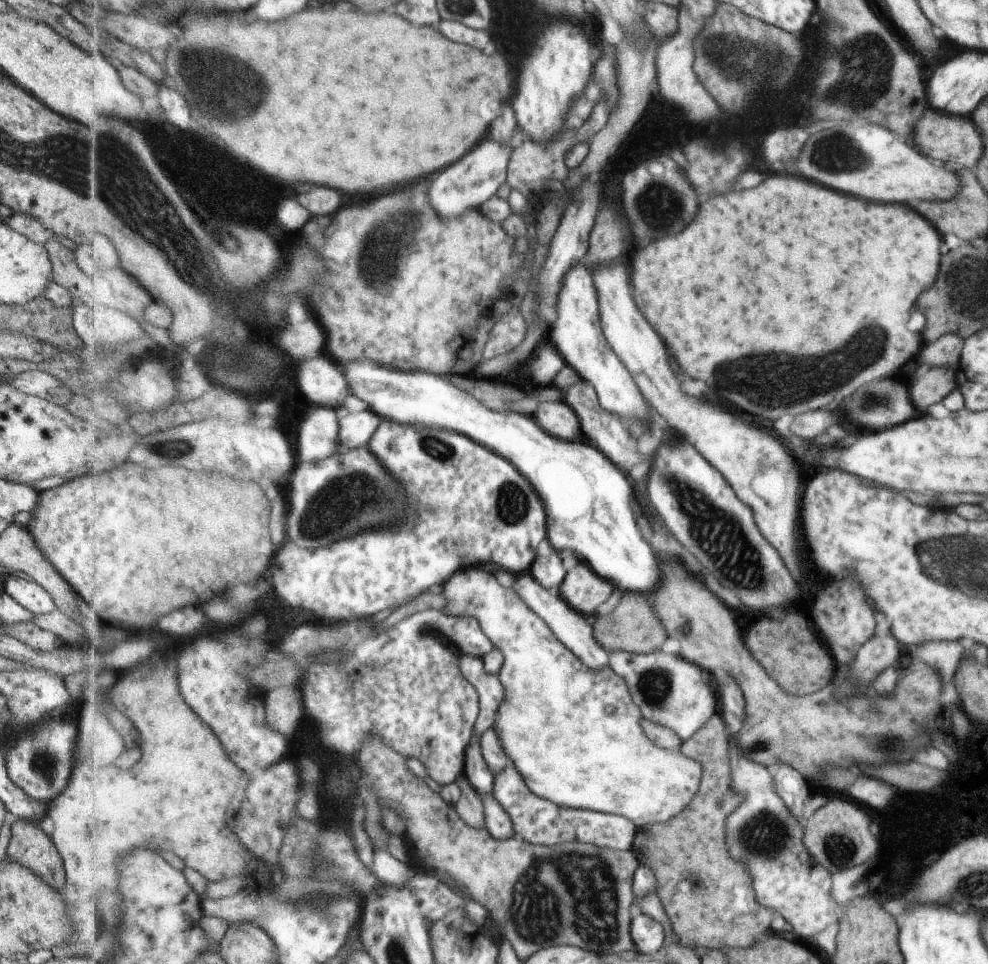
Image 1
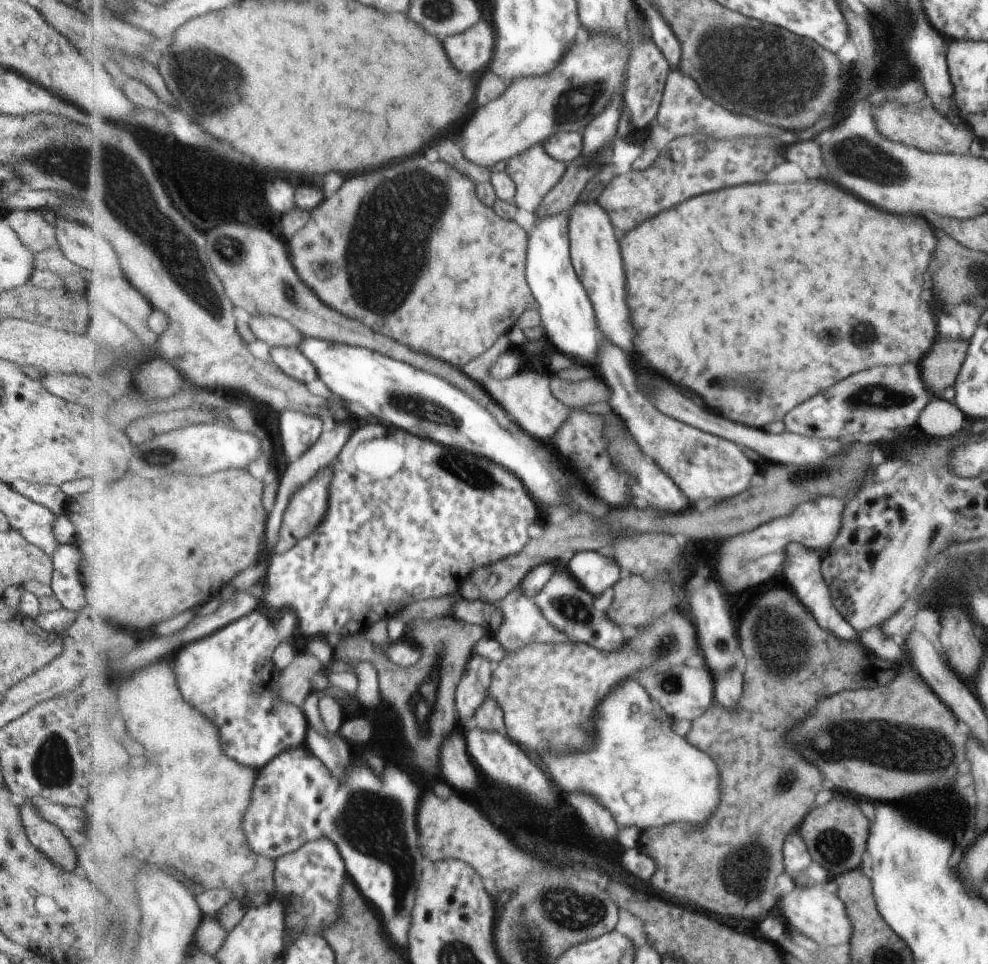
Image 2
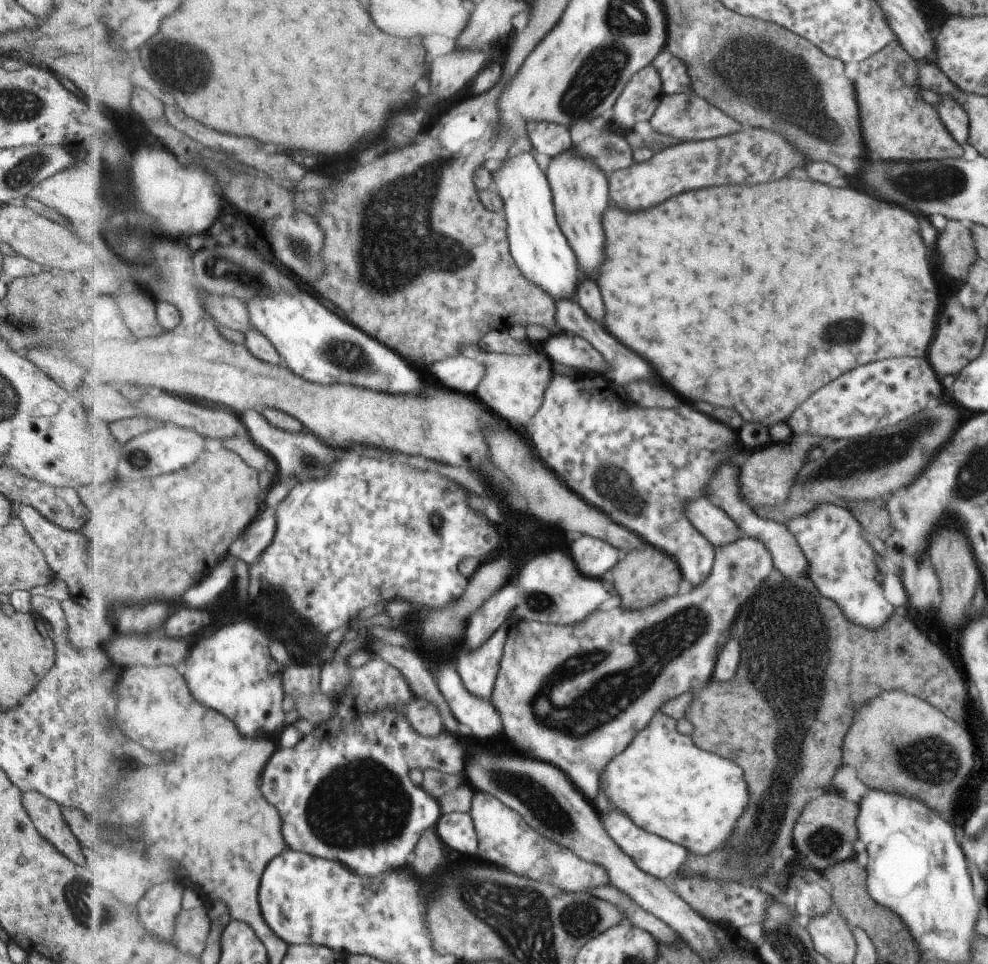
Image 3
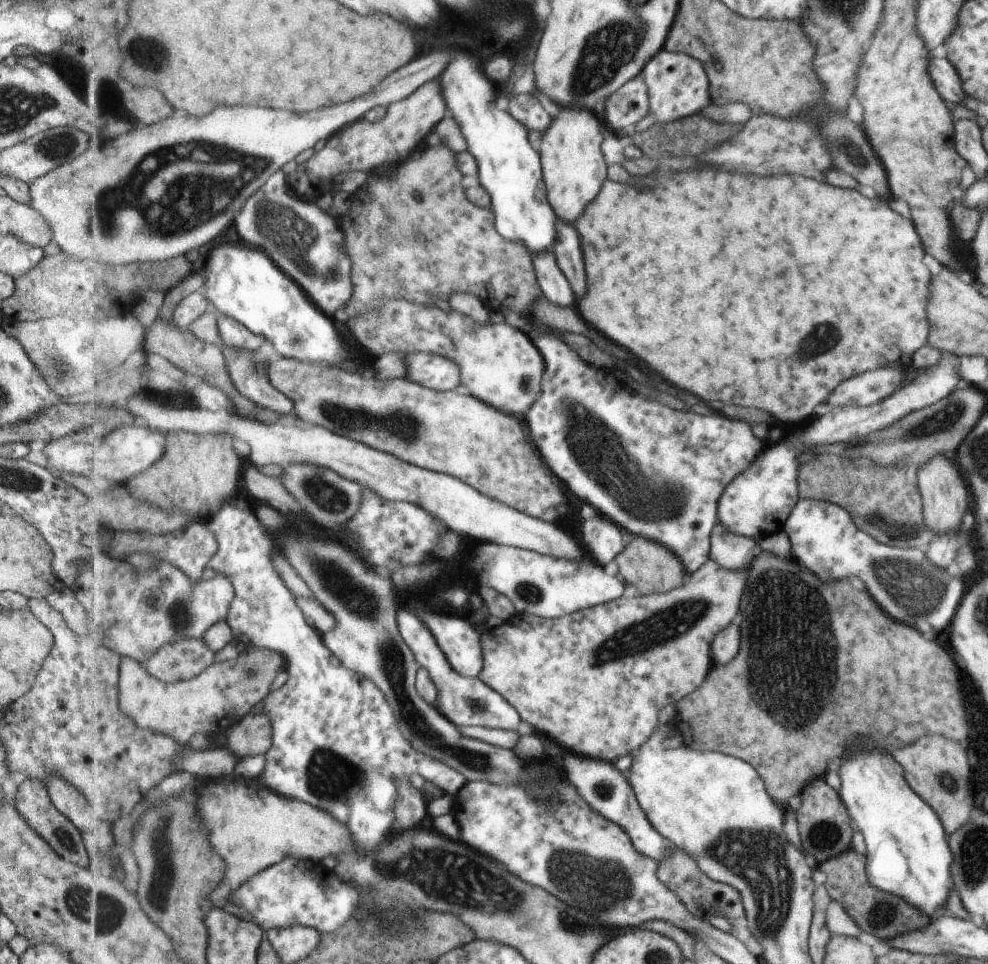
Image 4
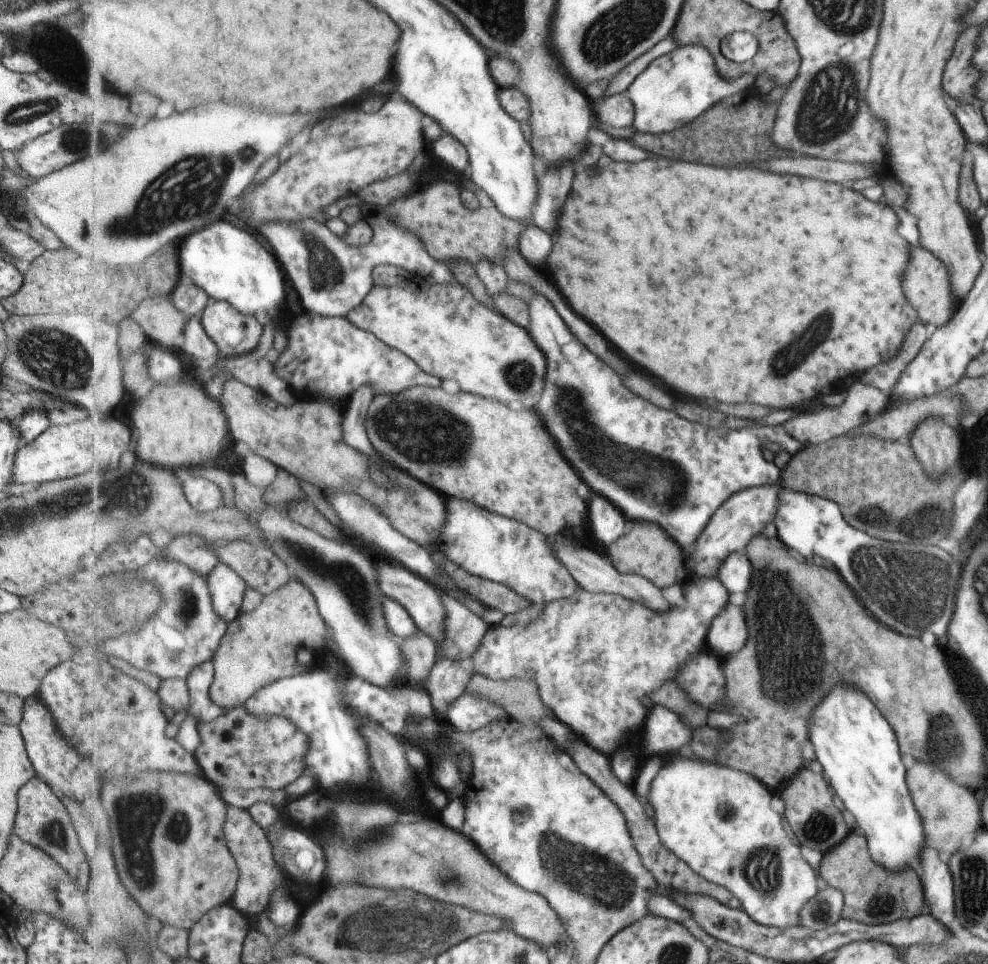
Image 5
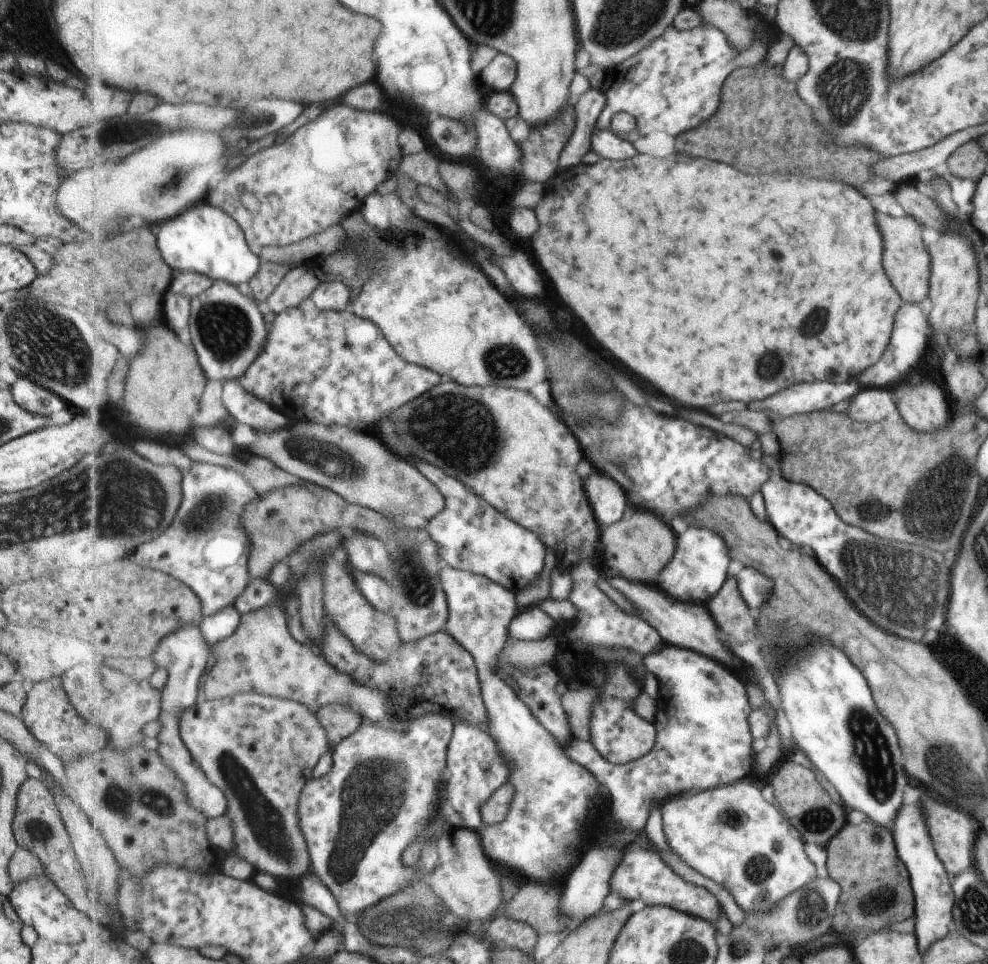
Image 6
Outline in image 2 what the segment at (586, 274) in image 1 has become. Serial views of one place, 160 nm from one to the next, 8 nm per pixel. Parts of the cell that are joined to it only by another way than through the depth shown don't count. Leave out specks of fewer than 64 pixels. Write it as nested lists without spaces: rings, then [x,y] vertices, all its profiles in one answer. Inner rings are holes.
[[[555,213],[536,218],[528,232],[525,274],[539,303],[545,338],[561,353],[581,358],[585,364],[597,364],[599,356],[599,324],[592,299],[581,282],[572,259],[569,236],[569,213]]]

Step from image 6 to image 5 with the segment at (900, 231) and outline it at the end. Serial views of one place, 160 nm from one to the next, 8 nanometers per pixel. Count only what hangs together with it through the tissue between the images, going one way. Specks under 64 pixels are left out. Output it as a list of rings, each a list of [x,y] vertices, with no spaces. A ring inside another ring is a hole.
[[[917,245],[917,248],[909,248],[909,266],[905,266],[905,298],[913,304],[916,310],[916,318],[923,324],[930,323],[935,327],[945,324],[956,311],[959,301],[952,298],[951,280],[945,270],[944,263],[934,254]]]

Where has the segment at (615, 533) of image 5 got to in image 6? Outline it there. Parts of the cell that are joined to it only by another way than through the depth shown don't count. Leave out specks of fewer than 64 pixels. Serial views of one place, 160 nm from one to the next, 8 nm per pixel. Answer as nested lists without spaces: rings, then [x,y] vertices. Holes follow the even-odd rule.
[[[593,472],[585,482],[585,490],[588,490],[589,500],[603,528],[623,518],[629,498],[613,478],[601,472]]]

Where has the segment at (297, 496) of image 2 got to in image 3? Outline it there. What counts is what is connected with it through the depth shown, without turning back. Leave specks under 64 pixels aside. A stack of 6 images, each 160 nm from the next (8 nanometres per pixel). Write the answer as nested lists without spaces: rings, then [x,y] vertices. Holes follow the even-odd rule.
[[[270,508],[261,509],[248,529],[228,546],[227,558],[234,557],[243,562],[254,563],[260,559],[264,550],[270,545],[276,533],[276,516]]]

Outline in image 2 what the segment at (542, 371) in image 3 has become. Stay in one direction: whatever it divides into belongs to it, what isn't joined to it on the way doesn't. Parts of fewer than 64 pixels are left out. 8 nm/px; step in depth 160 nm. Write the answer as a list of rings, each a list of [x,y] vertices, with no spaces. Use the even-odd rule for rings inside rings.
[[[525,366],[517,376],[511,376],[501,382],[491,382],[487,386],[487,392],[491,394],[490,397],[499,409],[507,413],[510,420],[517,424],[525,434],[532,438],[535,436],[539,442],[551,444],[549,438],[559,430],[559,426],[565,422],[571,410],[553,396],[549,382],[551,382],[549,376],[537,372],[531,366]]]

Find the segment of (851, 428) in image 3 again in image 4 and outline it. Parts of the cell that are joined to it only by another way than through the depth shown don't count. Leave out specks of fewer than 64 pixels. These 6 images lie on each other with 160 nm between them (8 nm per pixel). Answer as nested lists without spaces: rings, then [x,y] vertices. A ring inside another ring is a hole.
[[[883,367],[865,371],[847,381],[840,382],[836,389],[825,398],[825,402],[817,408],[816,414],[835,405],[866,407],[887,398],[904,381],[904,374],[908,371]]]

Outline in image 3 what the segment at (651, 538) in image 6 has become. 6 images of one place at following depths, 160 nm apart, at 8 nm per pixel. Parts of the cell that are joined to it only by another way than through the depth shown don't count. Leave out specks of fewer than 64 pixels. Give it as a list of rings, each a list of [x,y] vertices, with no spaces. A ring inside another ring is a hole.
[[[651,544],[629,552],[617,564],[617,568],[613,568],[613,572],[615,572],[615,586],[619,588],[619,594],[623,596],[623,604],[633,606],[633,608],[645,608],[667,596],[677,594],[681,580],[683,580],[679,564],[669,554],[665,554],[663,550],[659,550]]]

